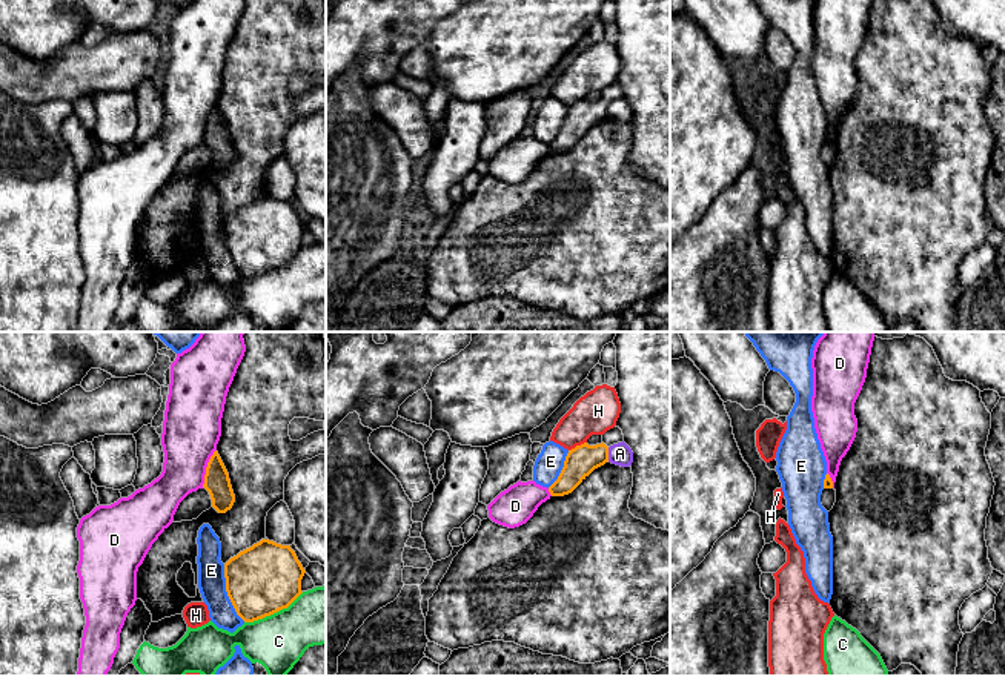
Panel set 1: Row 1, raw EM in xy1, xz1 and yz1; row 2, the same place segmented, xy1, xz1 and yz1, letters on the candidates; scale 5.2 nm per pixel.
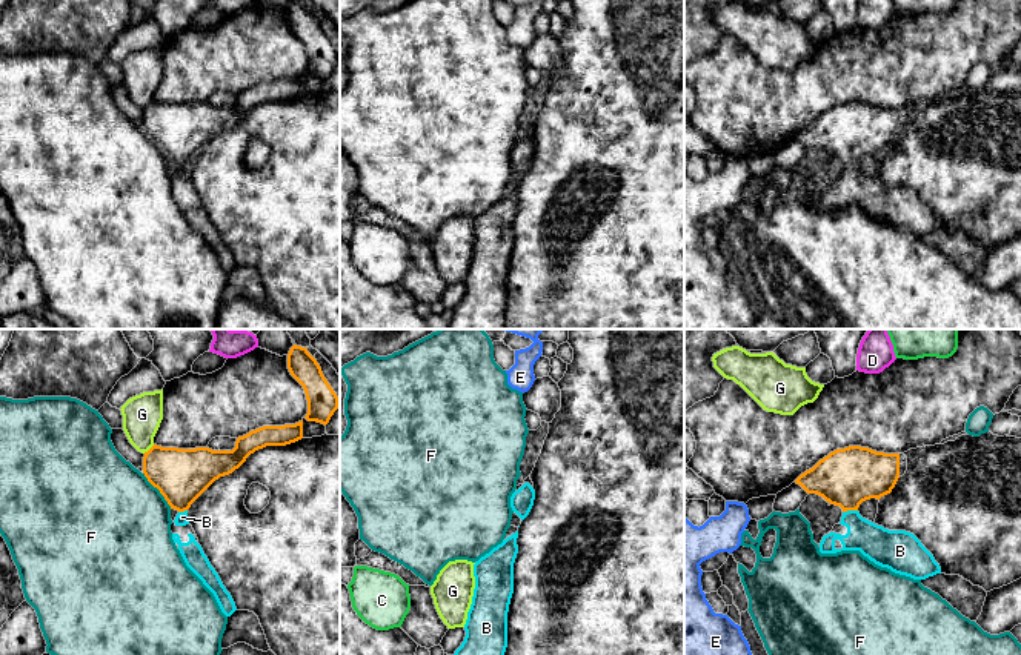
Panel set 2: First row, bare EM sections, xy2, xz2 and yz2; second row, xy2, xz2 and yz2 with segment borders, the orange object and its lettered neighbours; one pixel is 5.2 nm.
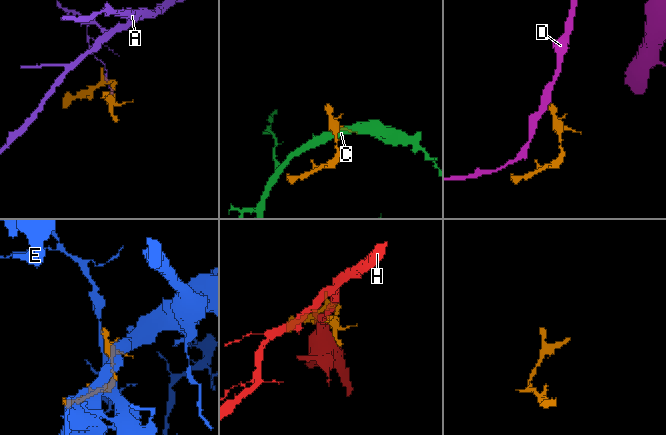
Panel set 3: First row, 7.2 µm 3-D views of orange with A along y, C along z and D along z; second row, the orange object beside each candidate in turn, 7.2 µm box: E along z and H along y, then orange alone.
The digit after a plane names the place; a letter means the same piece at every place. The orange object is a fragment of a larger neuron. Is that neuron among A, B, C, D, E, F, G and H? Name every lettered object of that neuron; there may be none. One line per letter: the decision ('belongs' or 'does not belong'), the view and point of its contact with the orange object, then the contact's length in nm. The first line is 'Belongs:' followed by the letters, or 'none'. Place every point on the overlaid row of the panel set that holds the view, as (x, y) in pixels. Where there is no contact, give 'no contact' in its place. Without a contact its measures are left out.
Belongs: B
A: does not belong | xz1 (607, 455) | 80 nm
B: belongs | yz2 (849, 509) | 80 nm
C: does not belong | xy1 (274, 612) | 360 nm
D: does not belong | xy1 (206, 467) | 220 nm
E: does not belong | xy1 (228, 593) | 320 nm
F: does not belong | xy2 (159, 489) | 240 nm
G: does not belong | xy2 (149, 449) | 80 nm
H: does not belong | xz1 (577, 446) | 110 nm

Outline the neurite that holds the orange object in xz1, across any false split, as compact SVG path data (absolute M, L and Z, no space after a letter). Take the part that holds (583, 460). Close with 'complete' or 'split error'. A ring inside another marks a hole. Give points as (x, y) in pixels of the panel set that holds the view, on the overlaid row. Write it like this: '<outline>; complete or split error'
M587 442L569 450L558 479L549 487L552 496L572 493L595 469L609 462L609 447Z; complete

